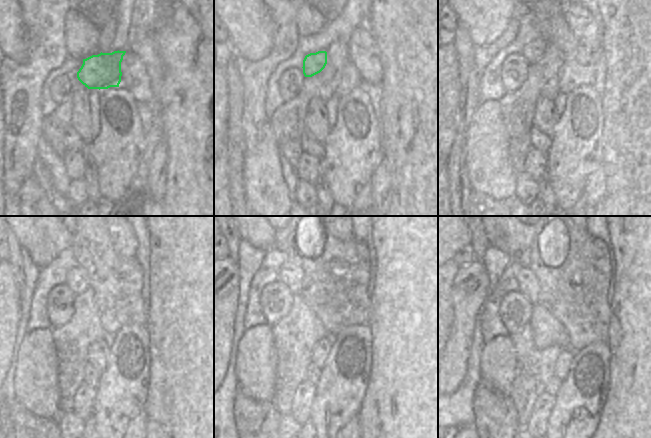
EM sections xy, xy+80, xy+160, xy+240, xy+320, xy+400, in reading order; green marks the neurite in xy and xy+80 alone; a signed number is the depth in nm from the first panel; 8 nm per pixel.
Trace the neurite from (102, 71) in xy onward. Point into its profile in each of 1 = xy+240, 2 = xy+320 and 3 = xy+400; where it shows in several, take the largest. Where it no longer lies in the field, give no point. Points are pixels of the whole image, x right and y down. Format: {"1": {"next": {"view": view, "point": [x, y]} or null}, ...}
{"1": {"next": {"view": "xy+240", "point": [77, 280]}}, "2": {"next": {"view": "xy+320", "point": [297, 280]}}, "3": {"next": {"view": "xy+400", "point": [528, 284]}}}

